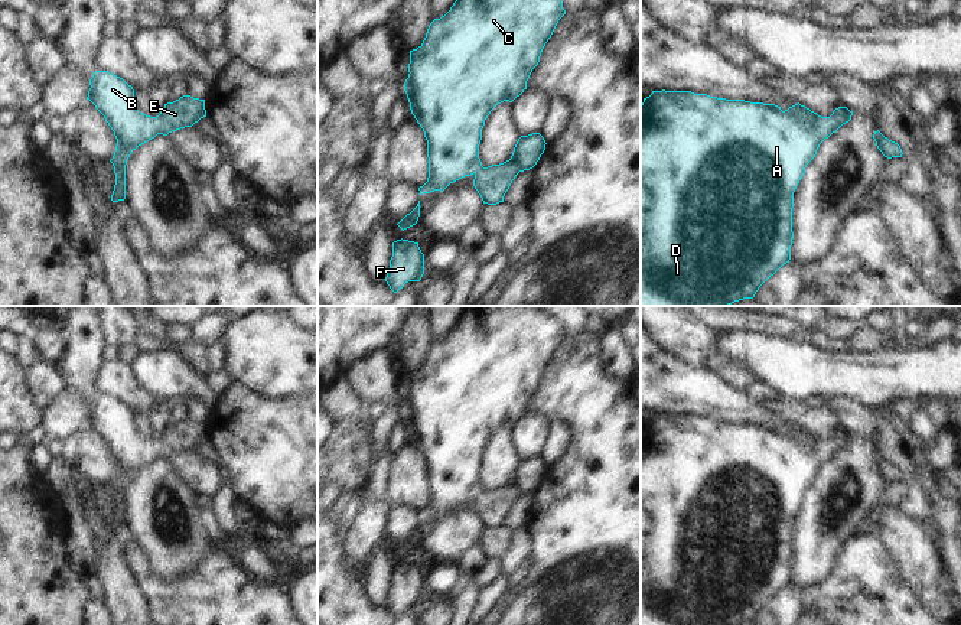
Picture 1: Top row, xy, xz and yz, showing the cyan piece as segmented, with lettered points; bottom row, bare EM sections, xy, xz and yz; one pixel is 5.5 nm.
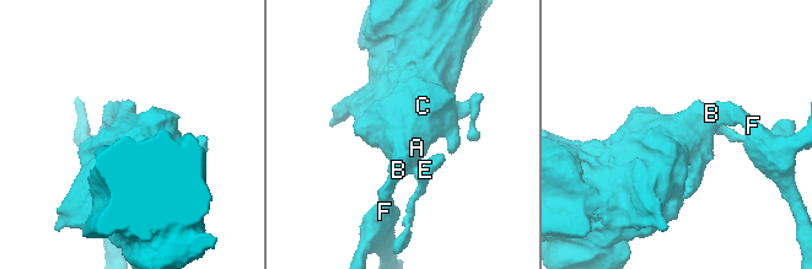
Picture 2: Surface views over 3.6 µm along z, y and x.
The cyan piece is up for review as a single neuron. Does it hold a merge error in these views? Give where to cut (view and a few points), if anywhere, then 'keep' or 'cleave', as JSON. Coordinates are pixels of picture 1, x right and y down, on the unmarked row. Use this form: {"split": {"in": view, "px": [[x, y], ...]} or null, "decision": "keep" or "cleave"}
{"split": null, "decision": "keep"}

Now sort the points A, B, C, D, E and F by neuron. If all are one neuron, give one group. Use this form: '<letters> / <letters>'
A B C D E F

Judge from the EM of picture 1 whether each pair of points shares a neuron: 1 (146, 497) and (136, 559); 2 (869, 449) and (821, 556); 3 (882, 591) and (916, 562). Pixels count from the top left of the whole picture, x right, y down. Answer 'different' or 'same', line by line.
1: different
2: same
3: different

